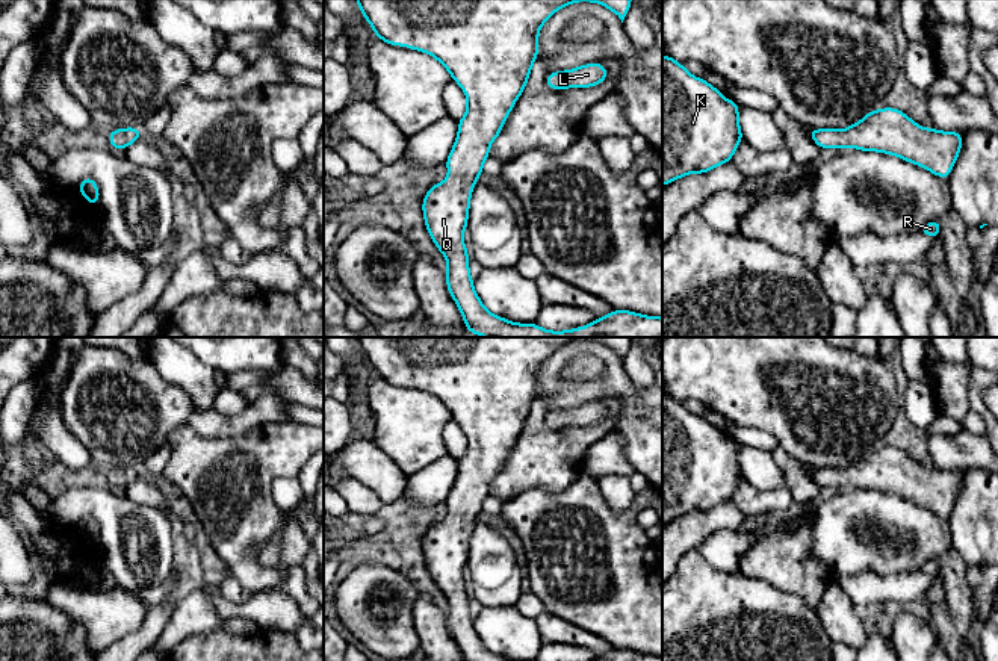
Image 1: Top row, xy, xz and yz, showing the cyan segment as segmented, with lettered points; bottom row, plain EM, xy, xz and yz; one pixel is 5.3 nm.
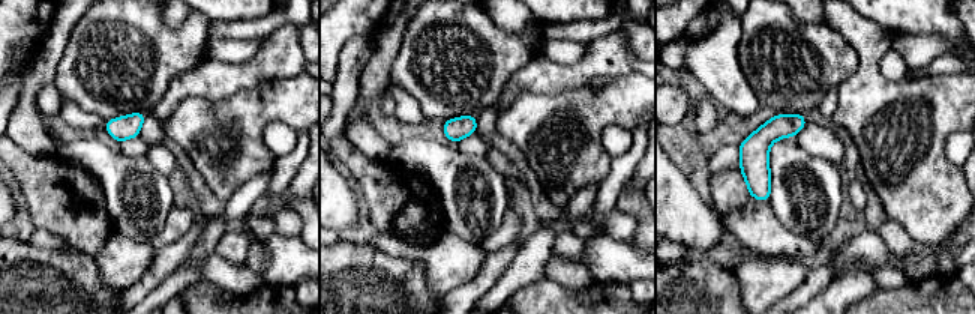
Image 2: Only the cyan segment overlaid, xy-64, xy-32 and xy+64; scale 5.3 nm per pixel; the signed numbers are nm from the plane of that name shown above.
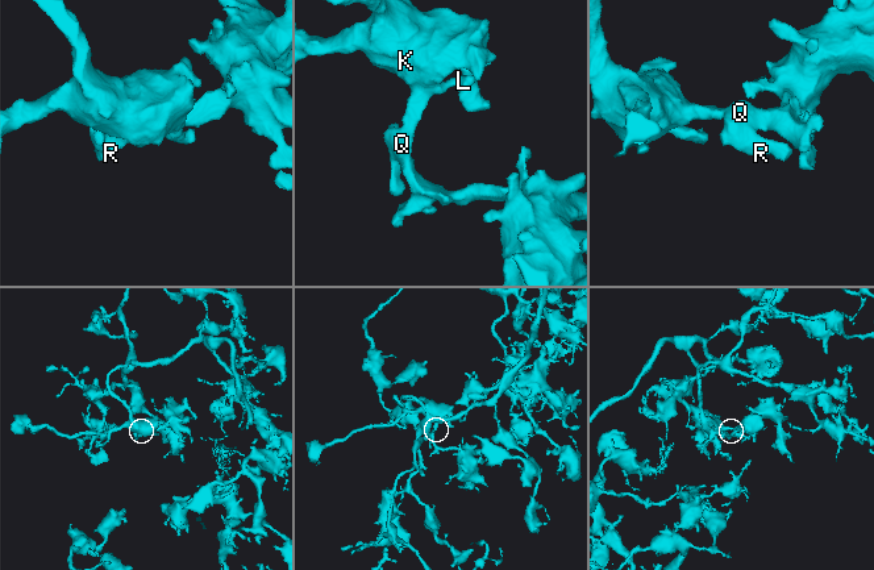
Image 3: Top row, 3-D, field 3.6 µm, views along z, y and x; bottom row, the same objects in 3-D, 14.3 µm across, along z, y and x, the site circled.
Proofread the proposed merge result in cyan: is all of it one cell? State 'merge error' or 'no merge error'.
no merge error

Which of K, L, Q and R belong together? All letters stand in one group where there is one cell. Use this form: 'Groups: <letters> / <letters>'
Groups: K L Q R

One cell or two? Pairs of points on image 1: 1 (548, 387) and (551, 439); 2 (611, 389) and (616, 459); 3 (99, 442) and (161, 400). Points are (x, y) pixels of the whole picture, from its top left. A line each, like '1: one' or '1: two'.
1: two
2: two
3: one

